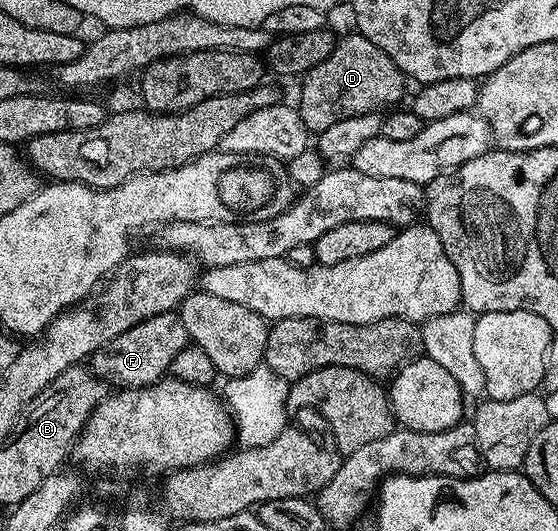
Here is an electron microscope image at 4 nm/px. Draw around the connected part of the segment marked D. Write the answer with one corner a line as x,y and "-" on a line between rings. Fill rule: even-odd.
350,32
346,38
337,38
335,48
323,64
315,64
309,74
304,75
301,86
299,109
303,124
310,132
320,132
355,116
385,112
396,107
405,94
407,79
401,69
383,52
375,48
371,40
362,34

